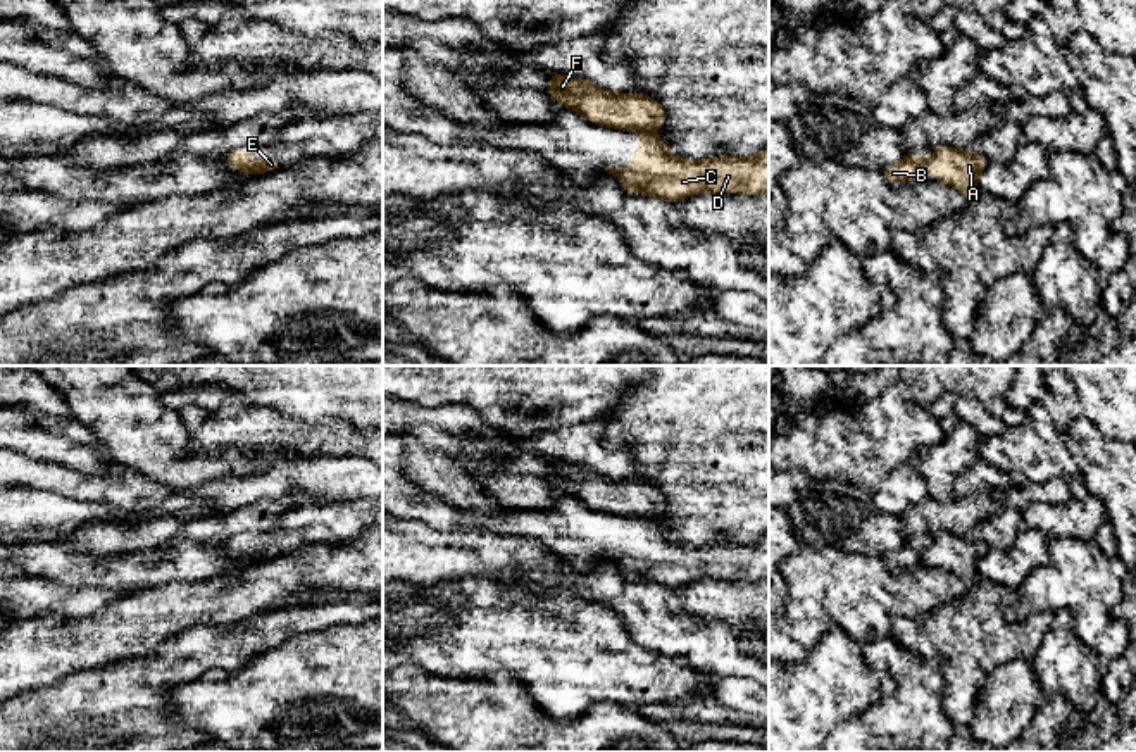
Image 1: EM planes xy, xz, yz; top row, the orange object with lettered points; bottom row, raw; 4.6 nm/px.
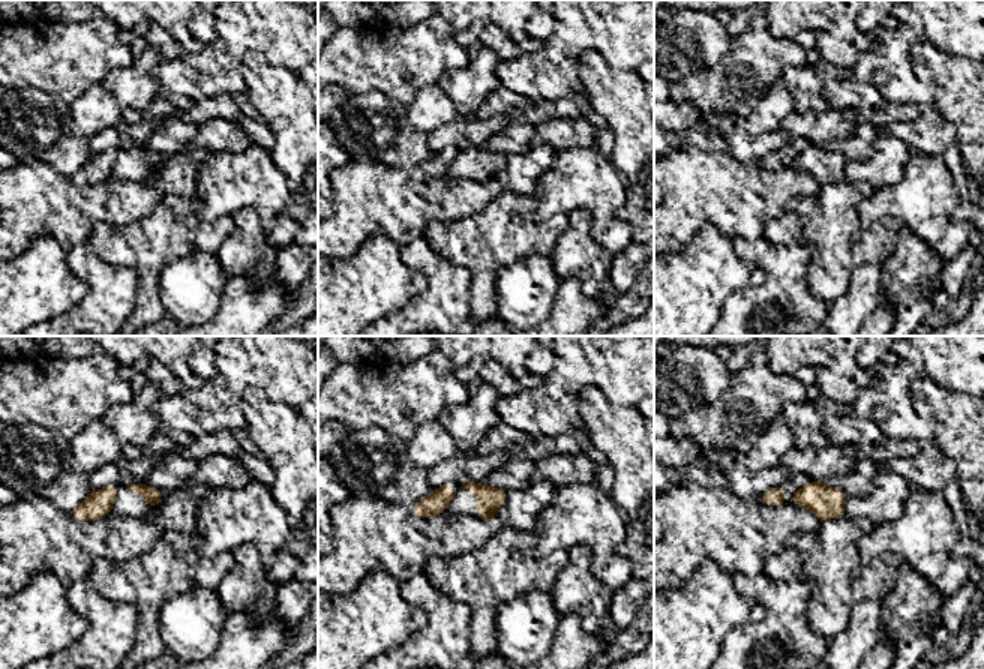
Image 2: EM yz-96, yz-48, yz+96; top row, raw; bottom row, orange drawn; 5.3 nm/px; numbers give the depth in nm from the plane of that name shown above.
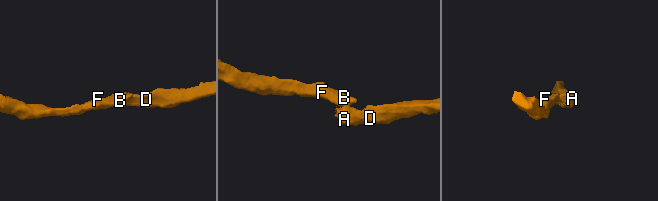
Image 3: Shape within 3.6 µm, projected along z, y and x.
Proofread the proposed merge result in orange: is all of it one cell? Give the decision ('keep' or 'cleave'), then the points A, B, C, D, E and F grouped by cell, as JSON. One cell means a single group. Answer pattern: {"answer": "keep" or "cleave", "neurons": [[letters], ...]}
{"answer": "cleave", "neurons": [["A", "C", "D"], ["B", "E", "F"]]}

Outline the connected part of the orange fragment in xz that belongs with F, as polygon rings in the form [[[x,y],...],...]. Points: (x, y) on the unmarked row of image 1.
[[[550,459],[545,476],[565,495],[590,509],[626,517],[652,519],[665,509],[665,495],[643,479],[610,479],[590,467]]]

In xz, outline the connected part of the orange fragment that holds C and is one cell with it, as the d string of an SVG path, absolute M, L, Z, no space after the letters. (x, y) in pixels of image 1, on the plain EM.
M638 519L641 530L627 555L605 554L627 580L640 578L672 590L702 578L769 581L769 535L748 545L683 547L652 519Z

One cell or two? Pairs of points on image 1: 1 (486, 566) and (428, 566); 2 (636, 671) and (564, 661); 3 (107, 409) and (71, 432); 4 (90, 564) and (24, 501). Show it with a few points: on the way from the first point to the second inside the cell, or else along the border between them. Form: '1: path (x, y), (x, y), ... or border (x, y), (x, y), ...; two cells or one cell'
1: path (473, 566), (442, 566); one cell
2: path (619, 670), (612, 666), (585, 666), (581, 663); one cell
3: border (73, 414), (107, 449), (107, 454); two cells
4: border (24, 542), (66, 544); two cells

